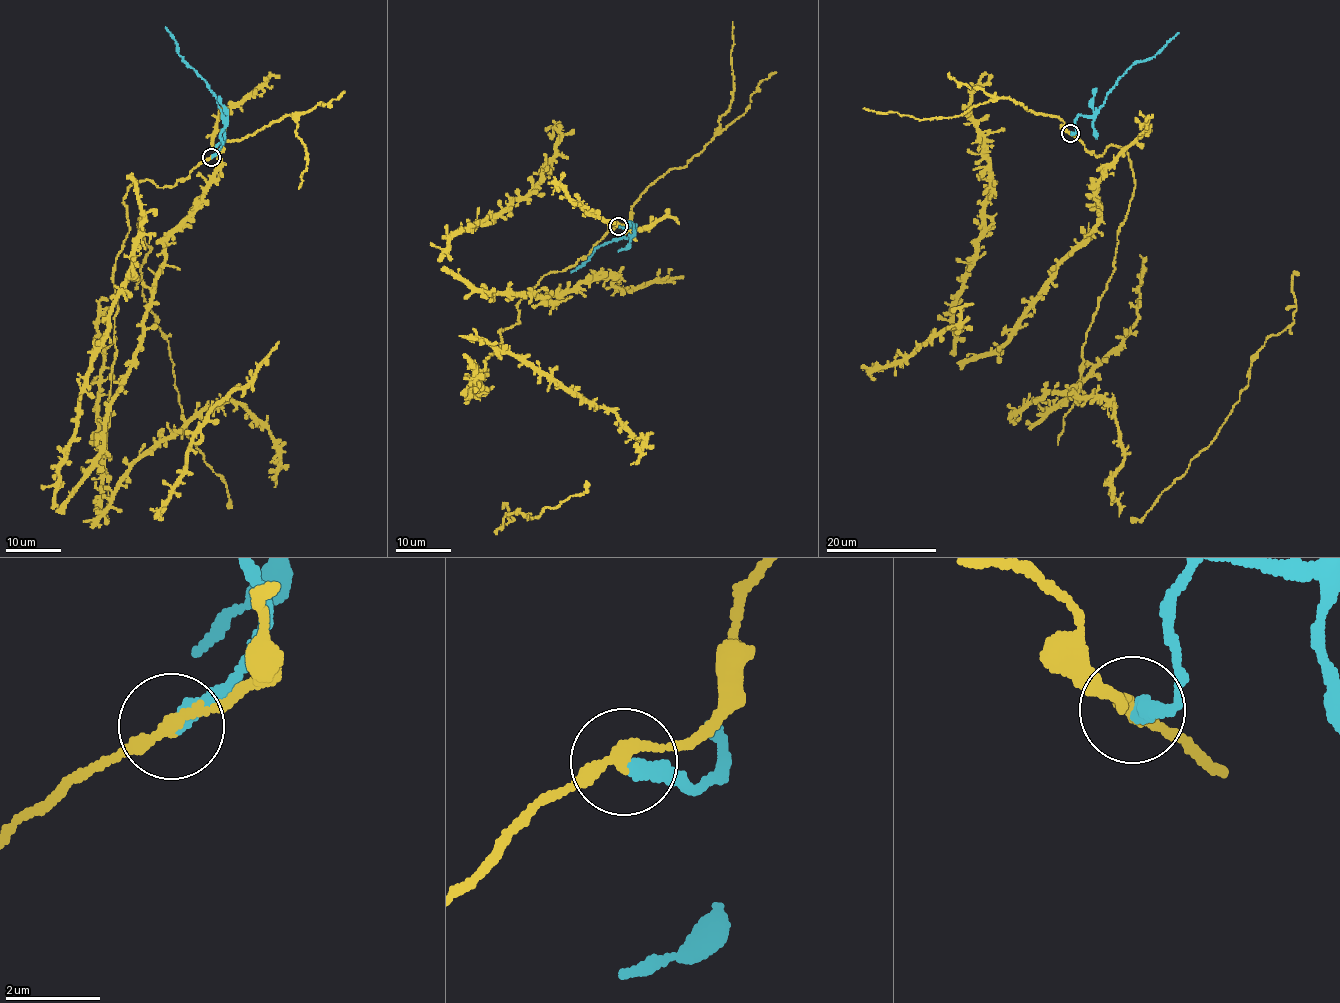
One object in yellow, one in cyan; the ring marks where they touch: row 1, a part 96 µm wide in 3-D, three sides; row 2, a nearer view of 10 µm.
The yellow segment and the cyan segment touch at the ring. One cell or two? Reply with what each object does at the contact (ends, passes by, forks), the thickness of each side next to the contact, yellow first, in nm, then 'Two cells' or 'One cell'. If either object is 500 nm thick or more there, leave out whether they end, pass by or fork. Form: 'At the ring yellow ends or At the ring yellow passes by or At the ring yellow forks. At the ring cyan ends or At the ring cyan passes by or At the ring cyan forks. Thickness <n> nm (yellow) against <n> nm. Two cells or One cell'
At the ring yellow passes by. At the ring cyan ends. Thickness 240 nm (yellow) against 320 nm. Two cells

